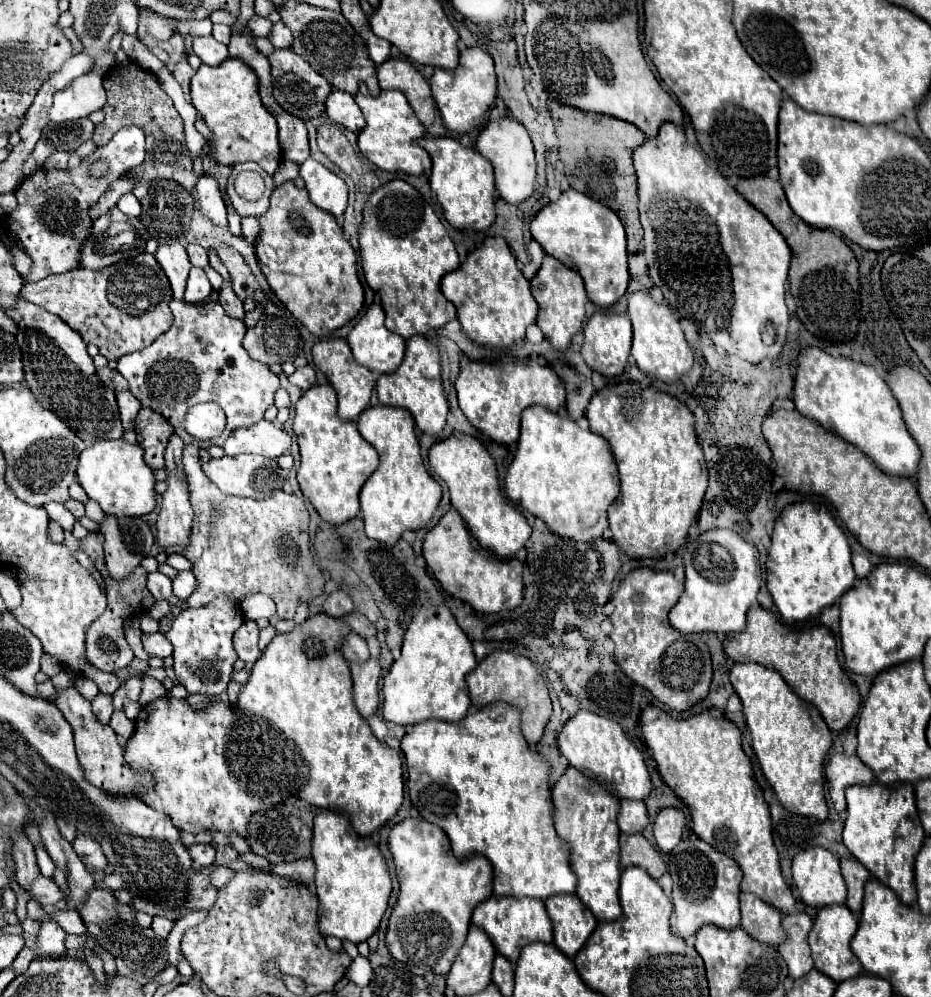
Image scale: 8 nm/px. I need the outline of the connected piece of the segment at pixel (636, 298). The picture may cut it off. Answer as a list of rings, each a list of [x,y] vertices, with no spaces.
[[[631,293],[629,295],[629,319],[633,323],[633,349],[631,355],[637,361],[637,367],[649,375],[653,381],[675,383],[687,375],[693,367],[693,351],[689,349],[681,323],[675,319],[673,311],[667,305],[657,305],[649,293]]]

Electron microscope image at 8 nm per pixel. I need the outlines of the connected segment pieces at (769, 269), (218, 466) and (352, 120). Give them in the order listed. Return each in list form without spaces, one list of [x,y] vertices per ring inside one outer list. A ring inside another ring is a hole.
[[[673,123],[661,125],[655,141],[645,141],[643,147],[635,149],[633,163],[639,185],[639,213],[645,229],[643,255],[649,263],[649,275],[681,319],[693,319],[697,329],[705,333],[725,329],[737,357],[753,365],[765,359],[777,361],[789,325],[785,283],[791,249],[767,217],[751,207],[708,161],[700,148],[687,145],[685,131]]]
[[[241,455],[241,457],[221,457],[211,459],[201,465],[205,475],[227,495],[239,495],[239,497],[251,497],[251,499],[265,499],[273,491],[283,487],[283,475],[275,459],[261,457],[261,455]]]
[[[333,91],[327,97],[325,103],[325,111],[327,115],[341,127],[353,131],[353,133],[361,133],[365,127],[365,117],[361,113],[361,109],[357,107],[357,103],[353,101],[353,97],[345,91]]]

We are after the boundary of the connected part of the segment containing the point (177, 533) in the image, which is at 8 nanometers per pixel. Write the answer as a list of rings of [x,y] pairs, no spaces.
[[[169,473],[167,491],[163,493],[161,513],[157,519],[157,543],[167,549],[173,545],[185,545],[193,521],[193,509],[189,505],[189,493],[185,479]]]

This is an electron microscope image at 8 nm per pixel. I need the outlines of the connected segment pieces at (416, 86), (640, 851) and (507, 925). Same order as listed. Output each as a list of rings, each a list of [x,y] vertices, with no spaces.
[[[387,59],[381,67],[377,67],[377,79],[381,89],[401,91],[425,127],[433,123],[435,101],[429,83],[407,59]]]
[[[641,833],[621,835],[619,845],[621,845],[621,869],[627,869],[631,865],[641,867],[653,879],[659,879],[667,871],[661,853]]]
[[[493,895],[481,905],[477,905],[477,909],[473,911],[473,925],[483,929],[493,941],[497,953],[509,959],[511,963],[517,963],[521,949],[527,947],[529,943],[535,943],[535,941],[553,943],[553,933],[551,933],[553,929],[551,929],[551,921],[545,911],[545,905],[543,901],[531,899],[531,897],[517,899],[517,897],[495,897]]]

